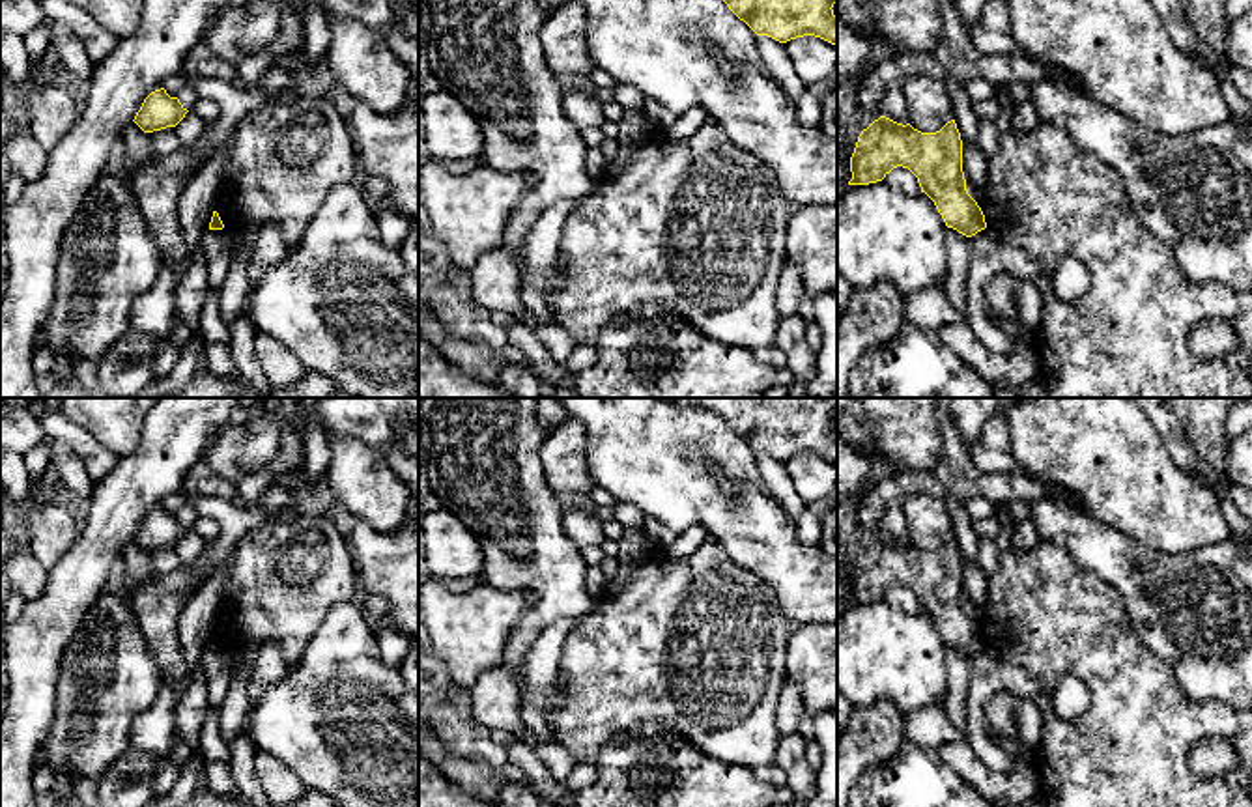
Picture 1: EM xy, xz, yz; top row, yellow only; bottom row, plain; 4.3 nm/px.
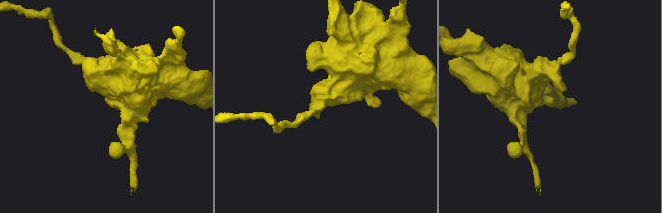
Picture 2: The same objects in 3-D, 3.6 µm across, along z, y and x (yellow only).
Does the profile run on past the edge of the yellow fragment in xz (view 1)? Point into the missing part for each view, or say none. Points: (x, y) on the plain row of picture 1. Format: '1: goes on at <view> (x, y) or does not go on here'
1: does not go on here

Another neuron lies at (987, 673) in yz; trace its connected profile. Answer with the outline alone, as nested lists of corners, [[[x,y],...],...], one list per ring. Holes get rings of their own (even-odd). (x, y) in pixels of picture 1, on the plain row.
[[[985,646],[968,656],[968,717],[964,736],[983,764],[998,773],[1011,775],[1015,773],[1017,758],[1011,758],[985,730],[985,708],[998,691],[1035,701],[1041,687],[1026,669],[1002,659]]]

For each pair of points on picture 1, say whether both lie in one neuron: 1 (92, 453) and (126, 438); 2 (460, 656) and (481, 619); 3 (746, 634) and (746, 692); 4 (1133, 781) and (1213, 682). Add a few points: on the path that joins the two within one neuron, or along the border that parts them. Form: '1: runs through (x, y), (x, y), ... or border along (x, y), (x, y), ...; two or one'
1: border along (70, 419), (120, 456); two
2: runs through (468, 647), (473, 628); one
3: runs through (746, 649), (746, 677); one
4: border along (1170, 667), (1189, 697), (1221, 701), (1232, 708); two

